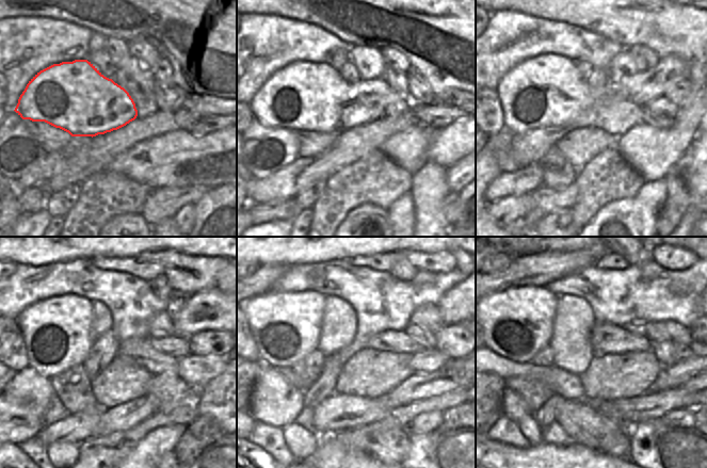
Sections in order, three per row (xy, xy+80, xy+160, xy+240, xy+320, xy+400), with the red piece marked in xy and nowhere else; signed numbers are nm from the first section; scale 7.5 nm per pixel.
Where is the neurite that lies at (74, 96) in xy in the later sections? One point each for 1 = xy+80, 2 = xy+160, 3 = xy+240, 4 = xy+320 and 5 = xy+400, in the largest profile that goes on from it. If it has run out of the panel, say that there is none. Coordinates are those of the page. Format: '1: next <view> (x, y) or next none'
1: next xy+80 (307, 96)
2: next xy+160 (546, 91)
3: next xy+240 (58, 332)
4: next xy+320 (286, 326)
5: next xy+400 (517, 322)

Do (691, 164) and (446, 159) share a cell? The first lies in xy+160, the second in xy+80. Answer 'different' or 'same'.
different

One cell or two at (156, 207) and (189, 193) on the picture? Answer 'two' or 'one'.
one

